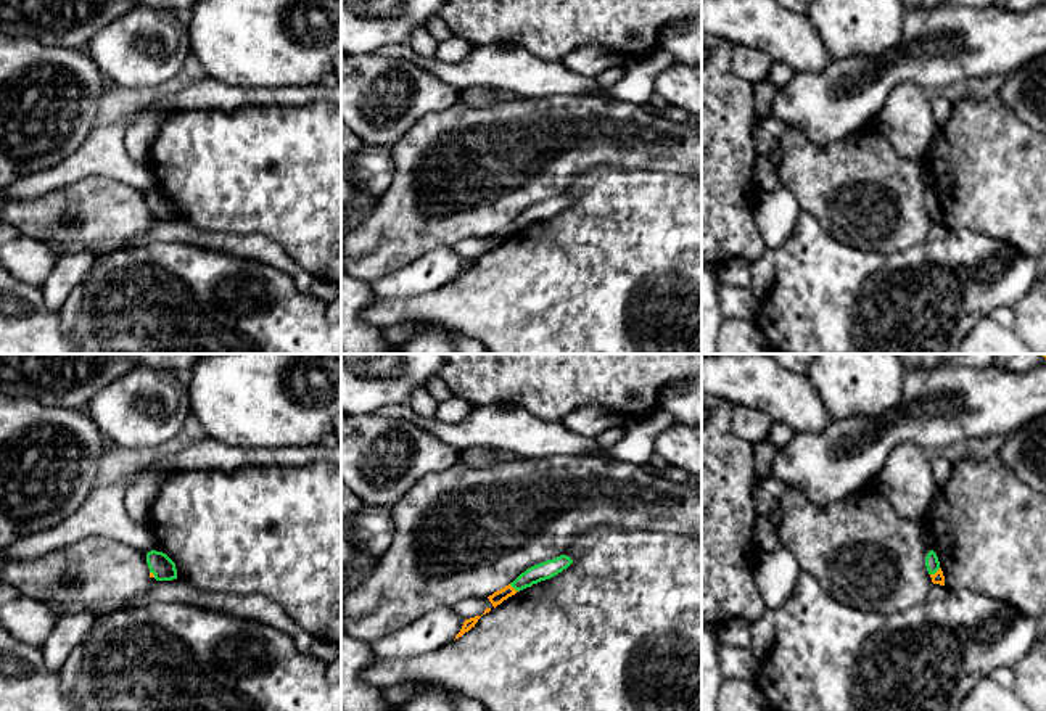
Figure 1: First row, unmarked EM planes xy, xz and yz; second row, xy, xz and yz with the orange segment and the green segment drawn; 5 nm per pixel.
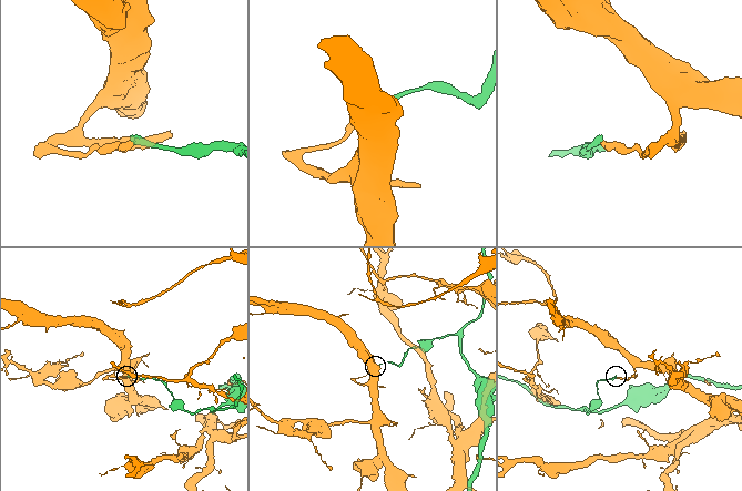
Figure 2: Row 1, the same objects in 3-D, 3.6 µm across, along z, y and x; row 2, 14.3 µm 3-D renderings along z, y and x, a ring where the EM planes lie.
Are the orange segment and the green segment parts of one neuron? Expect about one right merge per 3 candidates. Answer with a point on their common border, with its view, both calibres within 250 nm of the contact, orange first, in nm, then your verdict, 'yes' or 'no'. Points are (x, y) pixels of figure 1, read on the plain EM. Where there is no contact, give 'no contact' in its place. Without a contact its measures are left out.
meets orange in yz at (937, 211); 60 nm thick on the orange side, 70 nm on the other; no

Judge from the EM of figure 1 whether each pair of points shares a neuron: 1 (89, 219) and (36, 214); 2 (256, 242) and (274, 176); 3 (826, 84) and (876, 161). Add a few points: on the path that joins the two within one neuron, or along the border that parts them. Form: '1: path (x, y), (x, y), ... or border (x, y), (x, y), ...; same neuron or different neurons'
1: path (76, 214), (49, 214); same neuron
2: border (219, 234), (264, 234), (288, 256); different neurons
3: border (874, 123), (823, 147); different neurons

